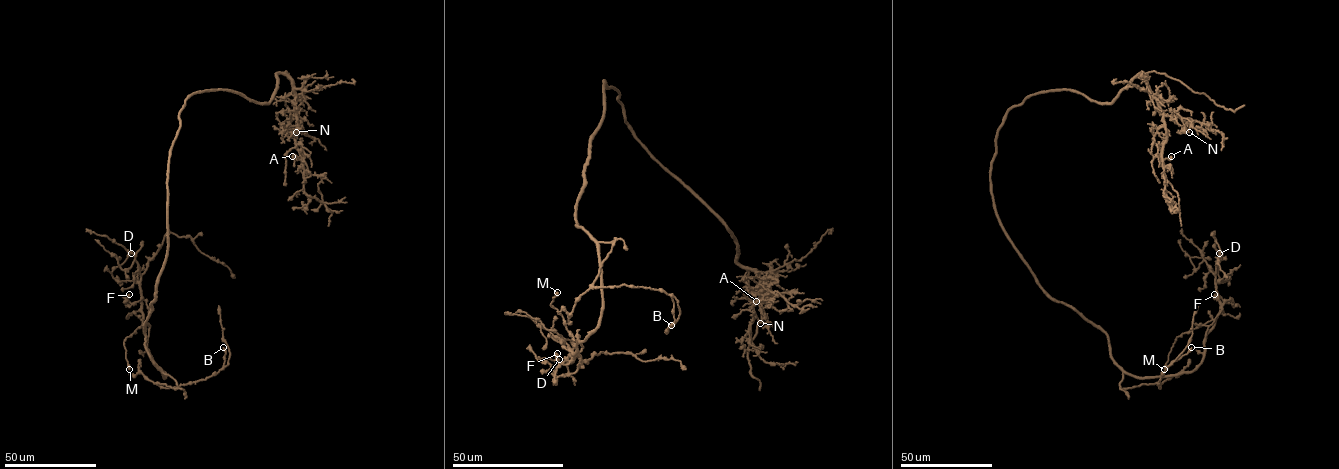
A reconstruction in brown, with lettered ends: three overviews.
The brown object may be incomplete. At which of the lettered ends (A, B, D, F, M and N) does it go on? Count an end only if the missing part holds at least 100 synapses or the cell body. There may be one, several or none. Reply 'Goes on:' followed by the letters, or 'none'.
Goes on: none

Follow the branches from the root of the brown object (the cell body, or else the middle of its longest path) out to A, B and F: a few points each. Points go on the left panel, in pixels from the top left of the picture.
A: (167, 238), (168, 158), (191, 94), (230, 90), (268, 103), (284, 74), (301, 159), (292, 156)
B: (167, 238), (145, 324), (145, 346), (177, 388), (159, 384), (177, 387), (215, 375), (223, 365), (223, 347)
F: (167, 238), (144, 327), (145, 349), (164, 377), (147, 348), (146, 301), (126, 302), (129, 294)

